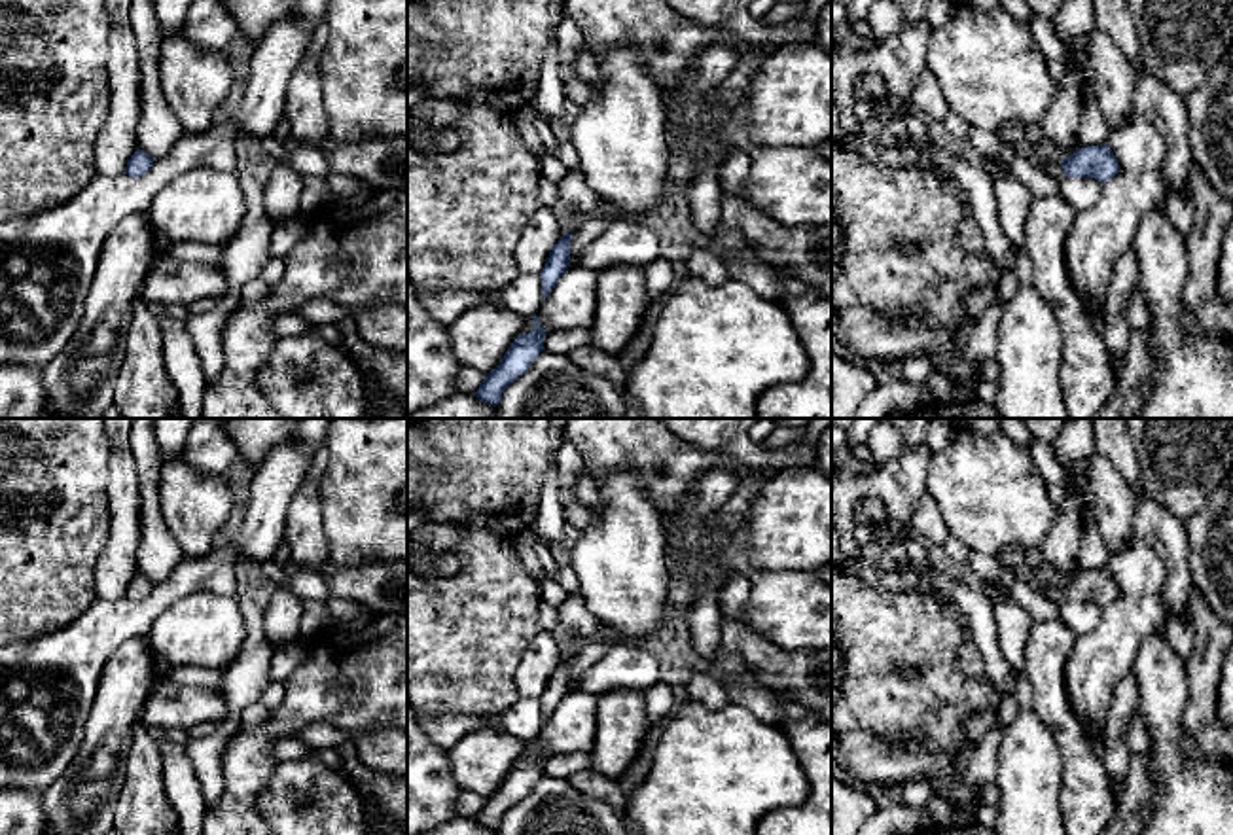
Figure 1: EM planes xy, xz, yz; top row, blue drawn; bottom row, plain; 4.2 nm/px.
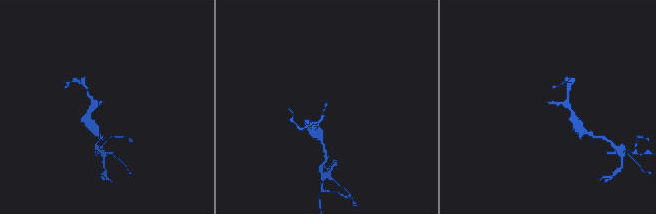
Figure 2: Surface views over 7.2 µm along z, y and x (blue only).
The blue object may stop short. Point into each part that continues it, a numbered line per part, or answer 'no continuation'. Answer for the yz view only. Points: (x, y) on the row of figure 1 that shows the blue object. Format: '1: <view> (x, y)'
1: yz (1016, 133)

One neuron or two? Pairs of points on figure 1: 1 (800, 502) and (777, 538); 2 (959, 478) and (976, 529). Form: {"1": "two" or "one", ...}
{"1": "one", "2": "one"}

